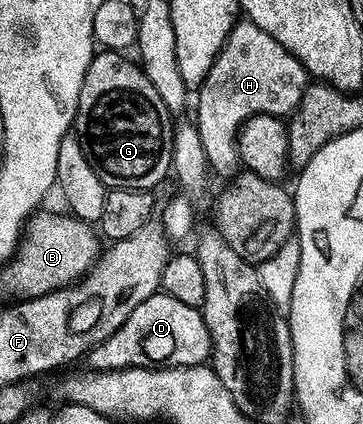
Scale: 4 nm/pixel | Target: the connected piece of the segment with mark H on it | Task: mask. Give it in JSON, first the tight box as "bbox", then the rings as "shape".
{"bbox":[194,52,305,175],"shape":[[[248,52],[248,54],[220,54],[214,60],[214,64],[210,68],[210,72],[204,78],[203,84],[198,87],[197,96],[194,98],[194,106],[196,102],[196,118],[194,118],[194,125],[198,132],[198,136],[201,138],[201,146],[204,149],[204,159],[207,162],[207,165],[217,170],[220,174],[228,174],[231,175],[233,171],[237,169],[238,159],[236,157],[236,147],[234,145],[236,140],[236,134],[242,128],[242,124],[246,121],[250,116],[254,116],[255,114],[275,114],[277,116],[288,116],[291,115],[292,111],[295,110],[297,104],[302,100],[302,96],[304,95],[305,86],[292,86],[292,70],[282,70],[282,54],[280,52]]]}

